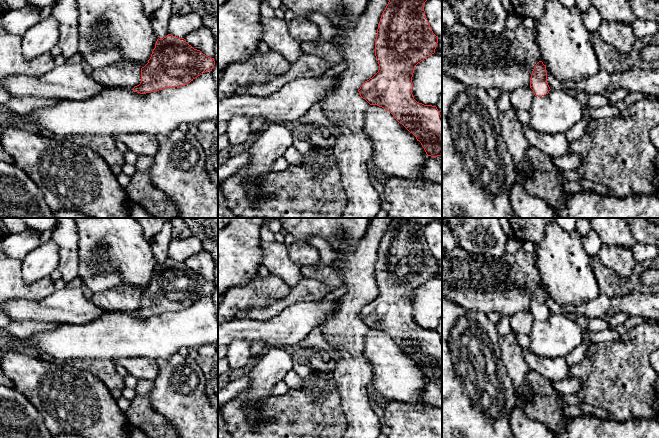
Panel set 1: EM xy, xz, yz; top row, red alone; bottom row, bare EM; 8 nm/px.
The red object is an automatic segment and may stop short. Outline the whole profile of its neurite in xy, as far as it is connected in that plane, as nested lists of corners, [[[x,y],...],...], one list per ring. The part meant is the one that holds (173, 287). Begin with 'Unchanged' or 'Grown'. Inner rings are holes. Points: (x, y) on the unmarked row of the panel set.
Unchanged. [[[168,258],[163,263],[157,263],[148,287],[141,292],[141,306],[132,314],[146,318],[166,312],[185,310],[203,297],[212,295],[214,289],[214,282],[194,273],[184,262]]]

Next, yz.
Unchanged. [[[539,285],[531,298],[530,312],[533,314],[535,320],[542,321],[551,314],[547,306],[546,289]]]

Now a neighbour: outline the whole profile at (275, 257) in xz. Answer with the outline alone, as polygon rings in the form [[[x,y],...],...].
[[[261,240],[260,249],[262,251],[262,265],[266,266],[271,274],[282,279],[290,288],[303,278],[302,266],[290,260],[288,249],[284,243]]]

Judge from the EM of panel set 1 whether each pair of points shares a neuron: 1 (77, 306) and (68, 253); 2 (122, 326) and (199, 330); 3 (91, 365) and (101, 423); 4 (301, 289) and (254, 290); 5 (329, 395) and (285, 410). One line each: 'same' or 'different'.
1: different
2: same
3: different
4: different
5: same

